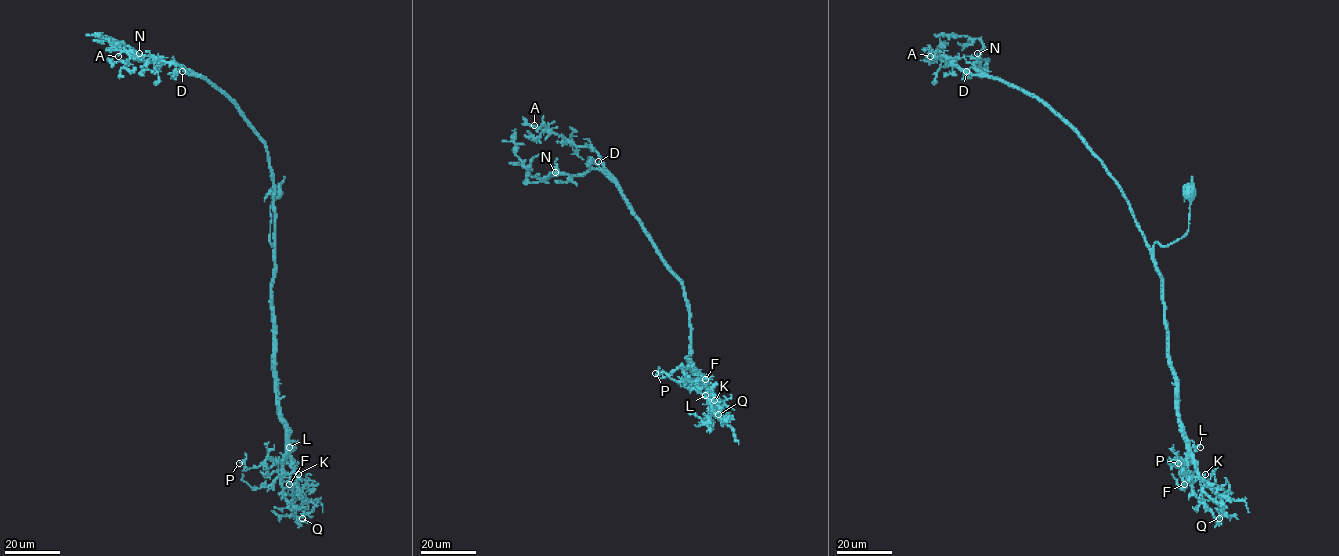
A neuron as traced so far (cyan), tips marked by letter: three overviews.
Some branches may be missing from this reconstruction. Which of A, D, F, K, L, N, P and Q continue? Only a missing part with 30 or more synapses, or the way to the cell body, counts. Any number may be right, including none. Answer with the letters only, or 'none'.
N

